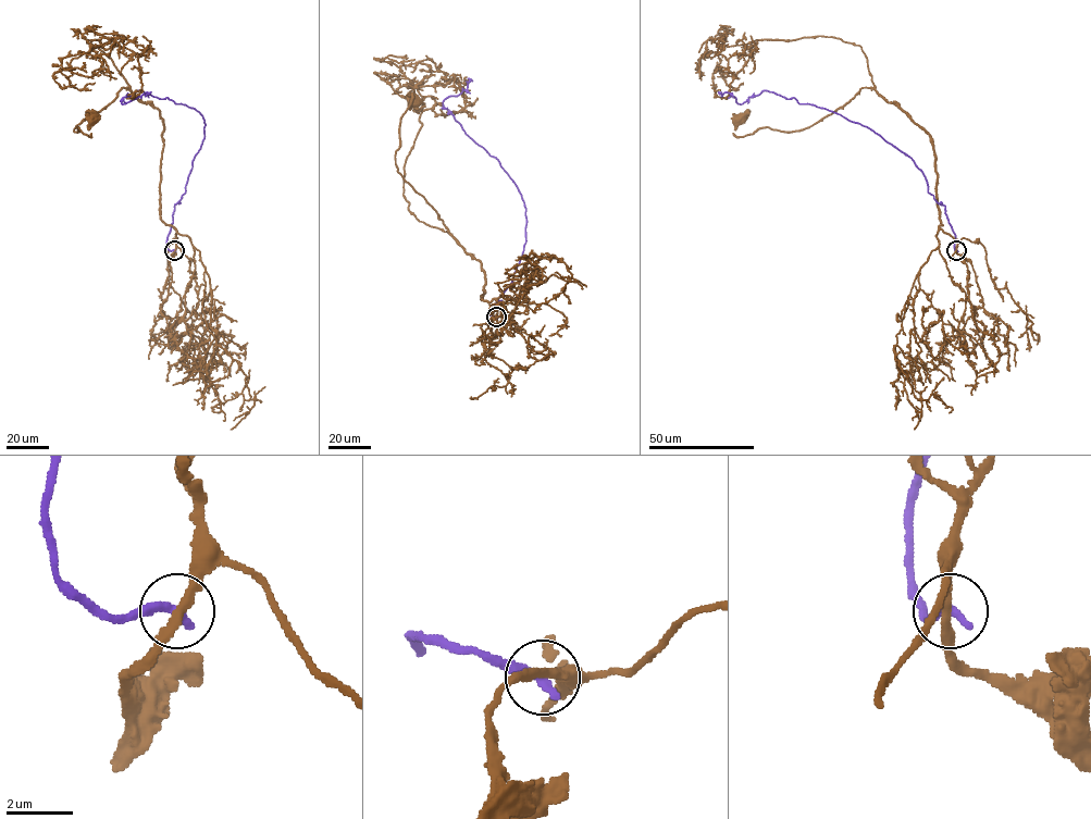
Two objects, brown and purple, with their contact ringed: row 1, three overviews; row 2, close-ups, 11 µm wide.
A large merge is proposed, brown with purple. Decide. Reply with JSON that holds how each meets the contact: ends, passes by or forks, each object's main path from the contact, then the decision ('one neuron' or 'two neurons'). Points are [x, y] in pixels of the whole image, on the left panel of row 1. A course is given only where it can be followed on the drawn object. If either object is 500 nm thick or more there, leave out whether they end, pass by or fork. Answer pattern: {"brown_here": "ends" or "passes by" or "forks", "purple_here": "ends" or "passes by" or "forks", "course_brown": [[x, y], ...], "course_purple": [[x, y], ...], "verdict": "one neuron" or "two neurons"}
{"brown_here": "passes by", "purple_here": "ends", "course_brown": [[174, 250], [176, 231], [160, 219], [160, 111], [122, 87], [74, 131], [77, 127], [90, 137], [95, 119]], "course_purple": [[174, 250], [166, 246], [168, 235], [203, 139], [203, 120], [194, 108], [138, 90], [121, 103], [146, 91]], "verdict": "two neurons"}

